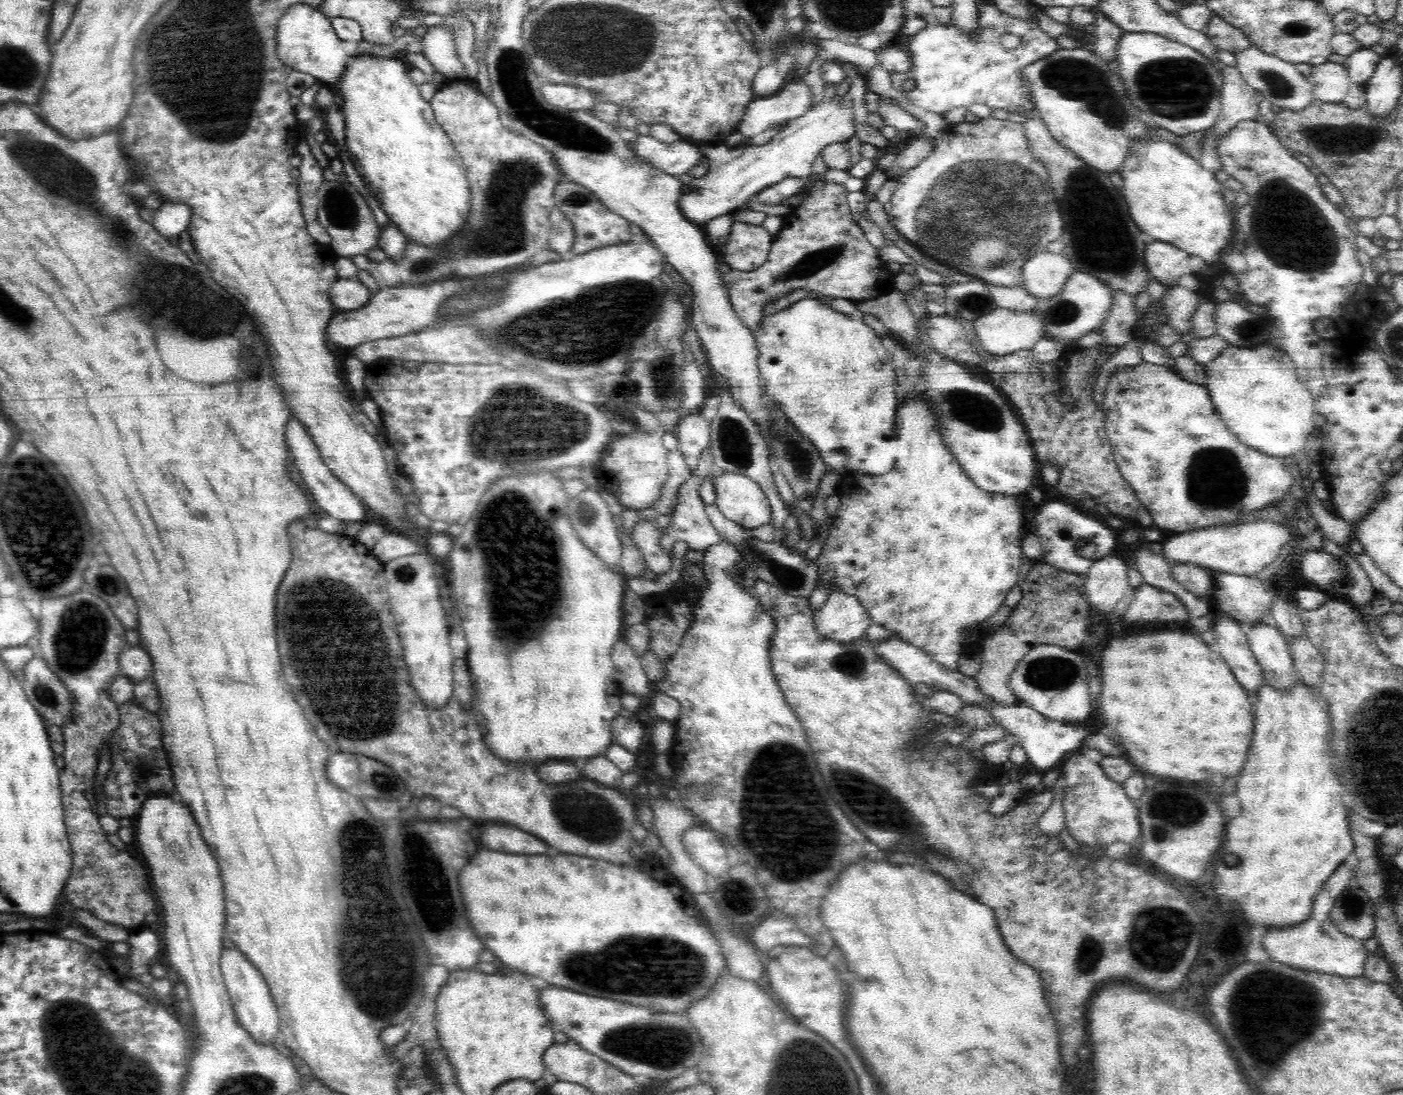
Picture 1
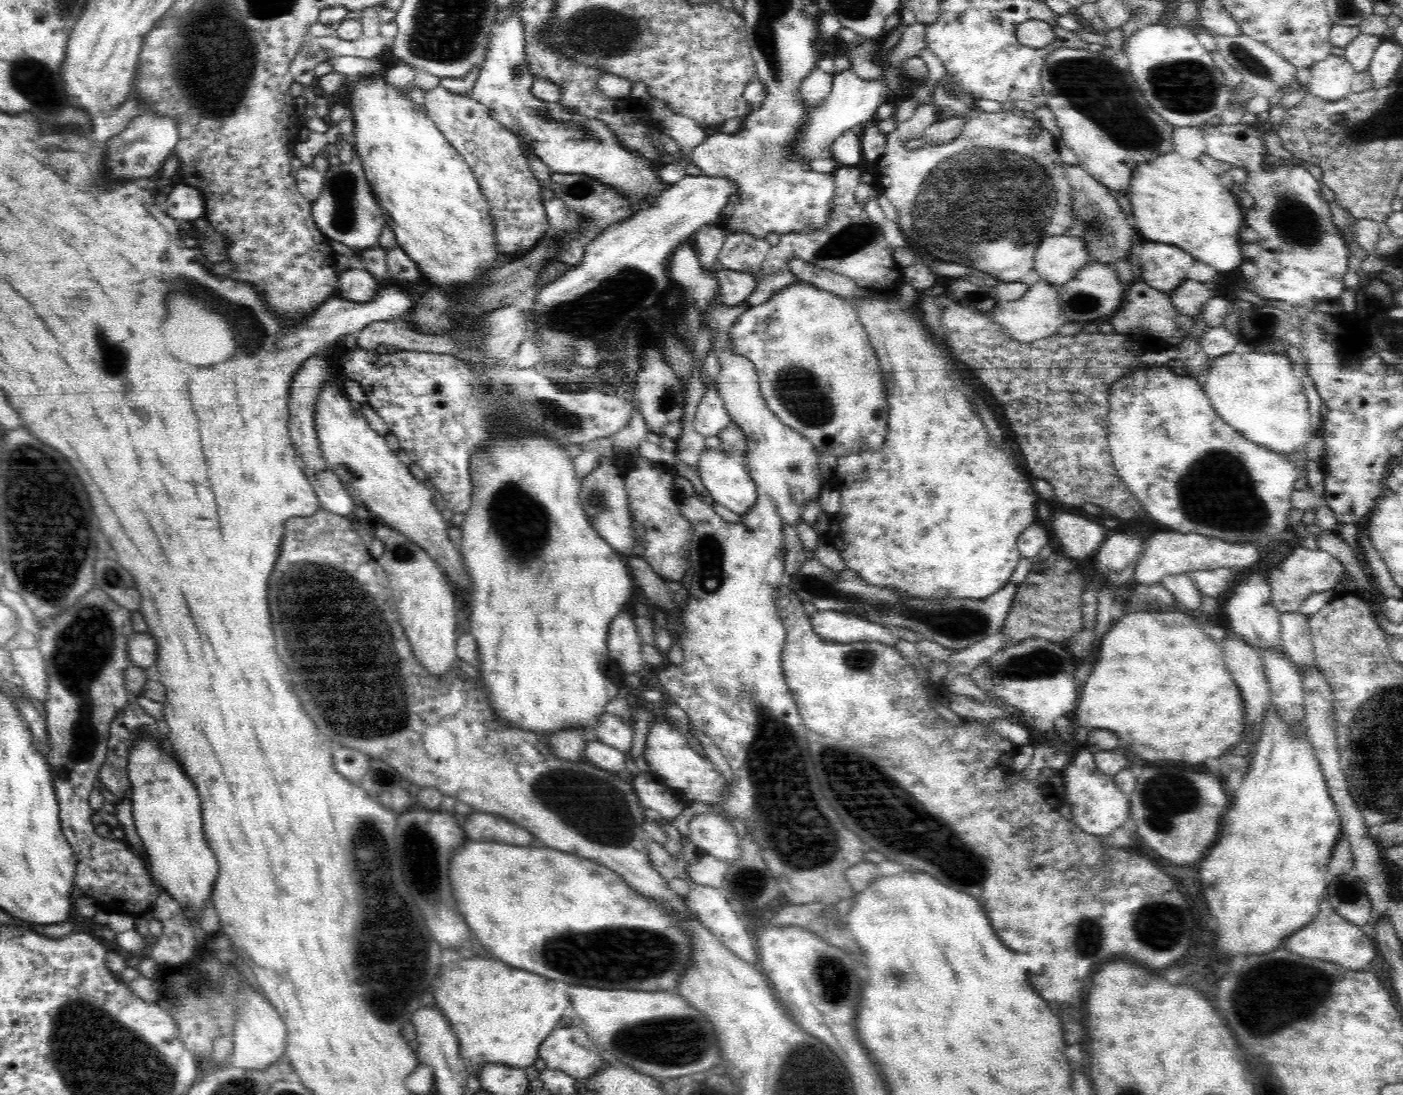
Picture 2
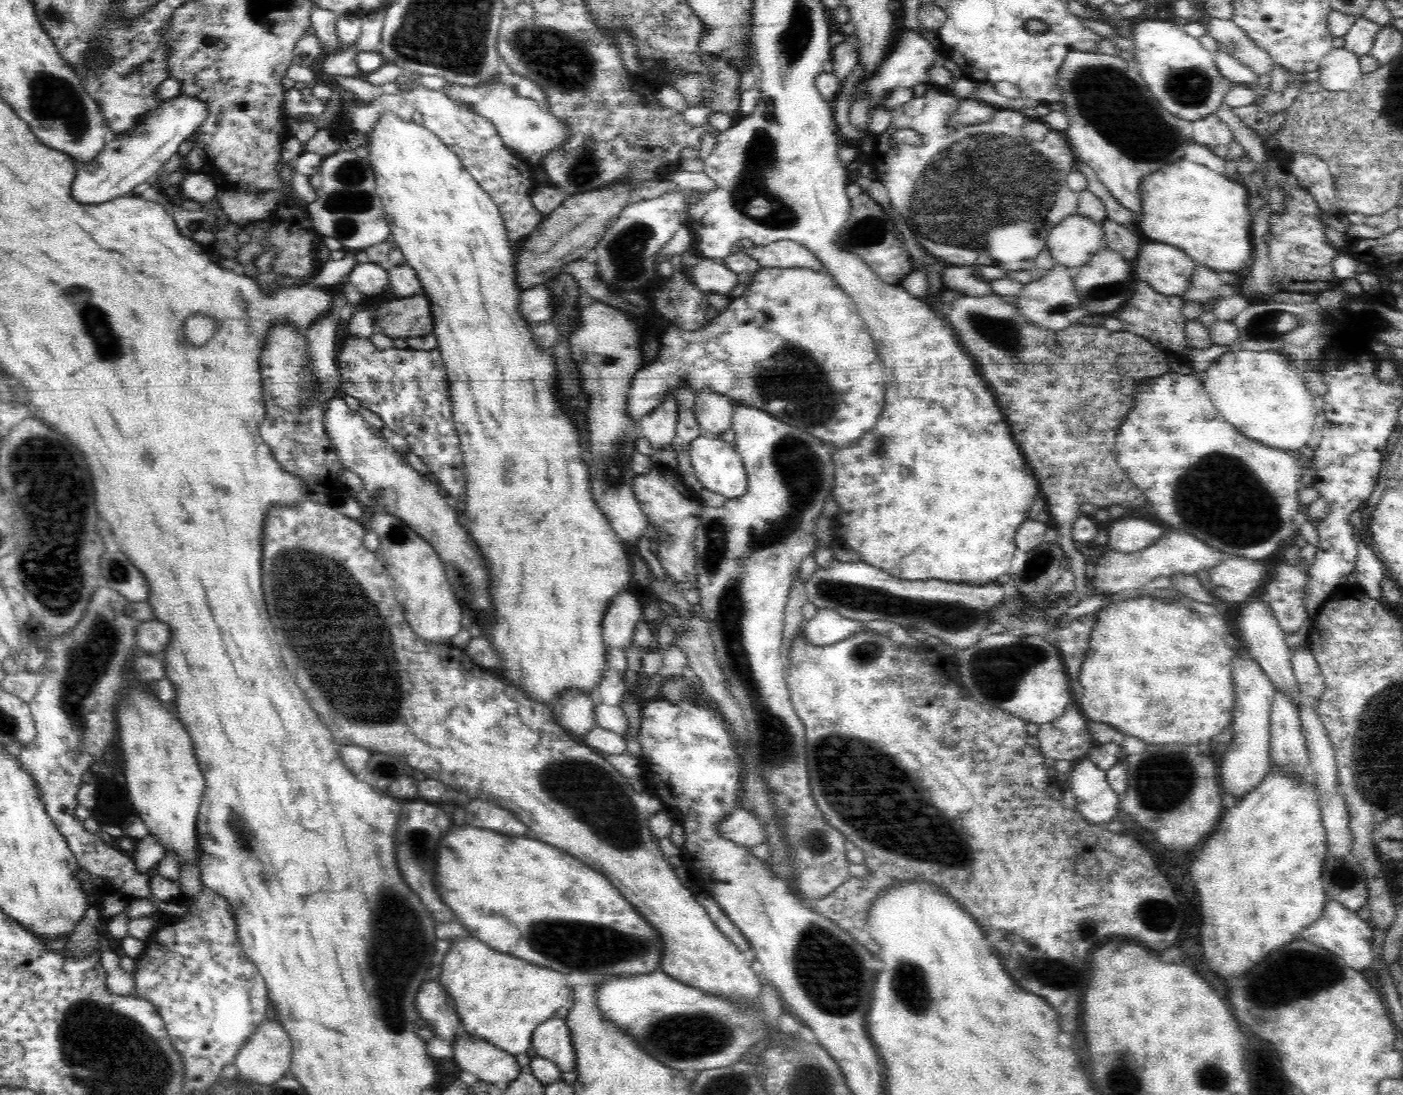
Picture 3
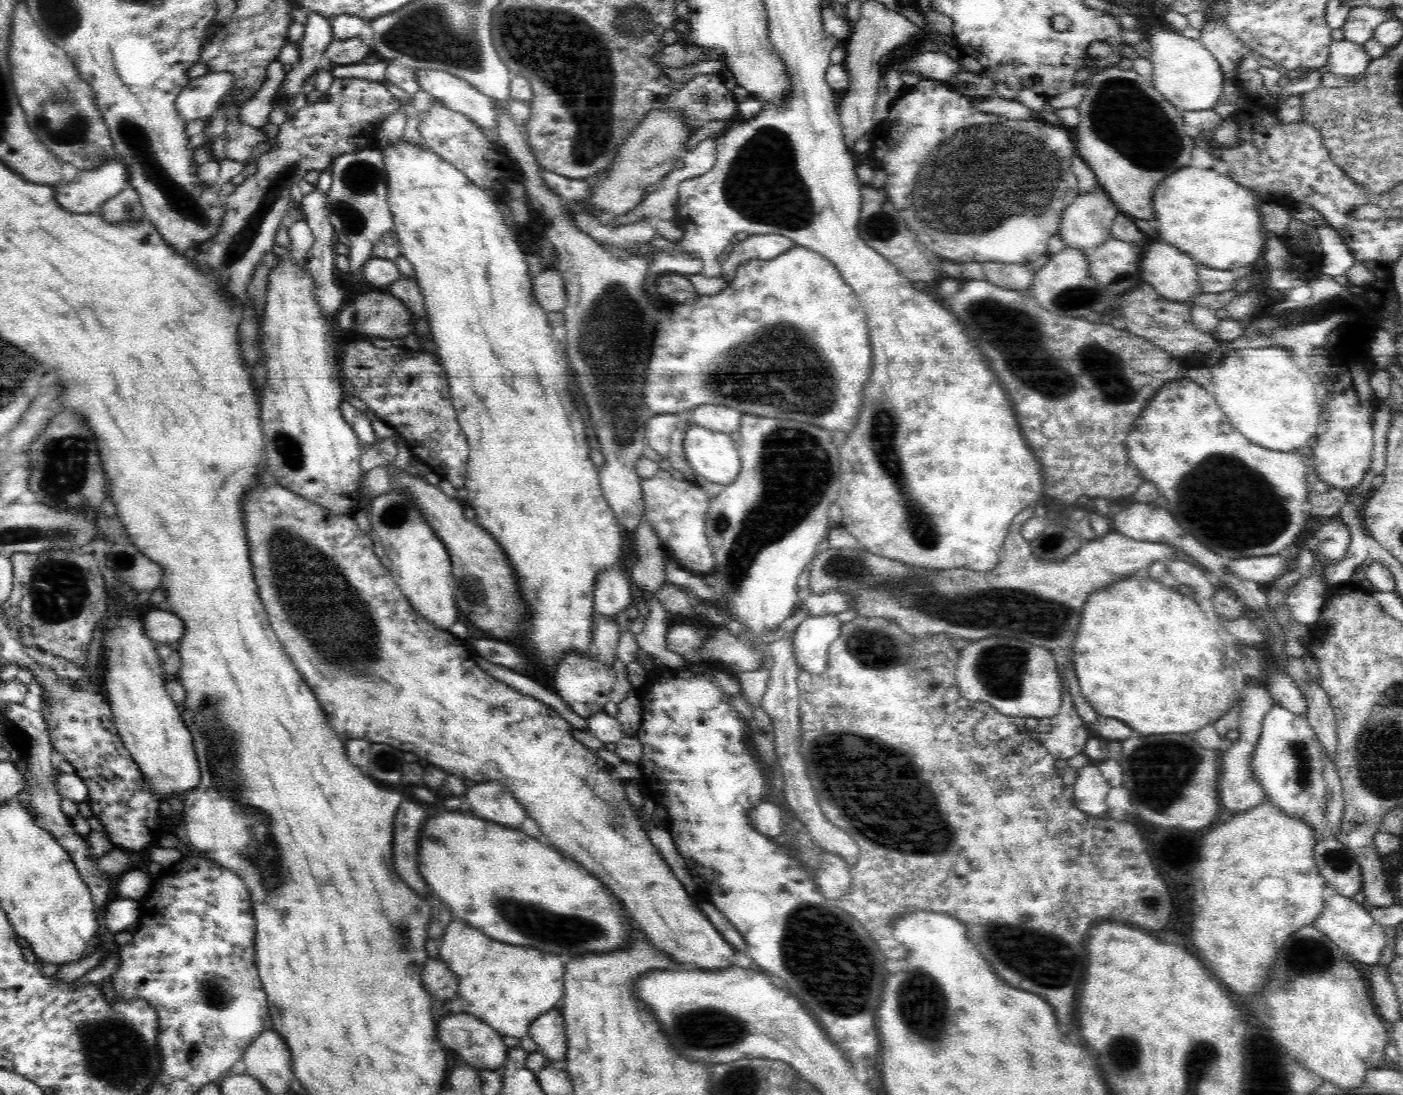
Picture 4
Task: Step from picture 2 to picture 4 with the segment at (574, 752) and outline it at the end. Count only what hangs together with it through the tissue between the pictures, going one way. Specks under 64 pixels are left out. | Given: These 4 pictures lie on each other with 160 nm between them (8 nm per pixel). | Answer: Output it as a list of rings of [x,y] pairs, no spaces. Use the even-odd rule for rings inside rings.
[[[575,650],[568,652],[560,663],[552,670],[556,693],[578,716],[588,719],[596,712],[602,711],[606,702],[610,701],[610,692],[616,682],[616,673],[612,666],[600,664],[592,653],[579,656]]]

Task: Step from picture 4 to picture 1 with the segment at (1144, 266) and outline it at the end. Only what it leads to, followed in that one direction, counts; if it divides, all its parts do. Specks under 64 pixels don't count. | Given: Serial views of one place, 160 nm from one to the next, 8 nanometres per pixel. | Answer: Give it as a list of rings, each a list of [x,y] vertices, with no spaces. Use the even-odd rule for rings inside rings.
[[[1150,242],[1146,248],[1146,269],[1152,278],[1160,280],[1163,284],[1172,284],[1188,272],[1186,268],[1185,250],[1166,244],[1166,242]]]

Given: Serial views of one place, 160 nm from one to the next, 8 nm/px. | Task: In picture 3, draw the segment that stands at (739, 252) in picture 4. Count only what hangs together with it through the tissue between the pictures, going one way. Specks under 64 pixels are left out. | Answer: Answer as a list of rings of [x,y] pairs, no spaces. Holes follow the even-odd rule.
[[[777,240],[766,245],[755,245],[752,248],[744,248],[744,253],[748,253],[766,268],[809,268],[820,272],[823,270],[822,261],[808,250],[804,245],[793,240]]]

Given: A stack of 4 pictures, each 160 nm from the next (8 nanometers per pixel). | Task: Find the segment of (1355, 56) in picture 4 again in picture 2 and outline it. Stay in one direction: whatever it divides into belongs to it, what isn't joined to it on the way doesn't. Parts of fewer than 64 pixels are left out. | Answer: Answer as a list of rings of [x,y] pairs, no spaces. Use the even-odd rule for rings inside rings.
[[[1330,55],[1328,58],[1311,66],[1312,76],[1305,88],[1308,92],[1334,101],[1350,93],[1354,80],[1354,67],[1342,56]]]

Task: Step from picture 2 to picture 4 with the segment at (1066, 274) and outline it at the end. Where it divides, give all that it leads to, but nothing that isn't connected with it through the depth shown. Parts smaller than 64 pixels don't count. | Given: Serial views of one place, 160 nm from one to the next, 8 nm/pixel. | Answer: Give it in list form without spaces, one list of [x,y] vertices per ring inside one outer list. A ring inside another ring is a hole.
[[[1100,186],[1095,193],[1079,194],[1076,200],[1063,210],[1057,234],[1060,235],[1065,246],[1086,251],[1092,246],[1104,244],[1108,238],[1111,238],[1112,223],[1120,213],[1119,207]]]

